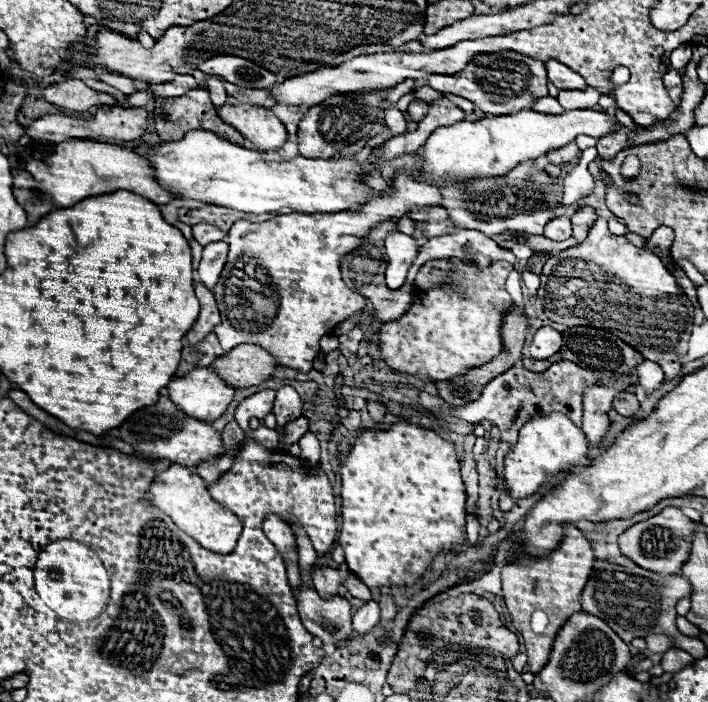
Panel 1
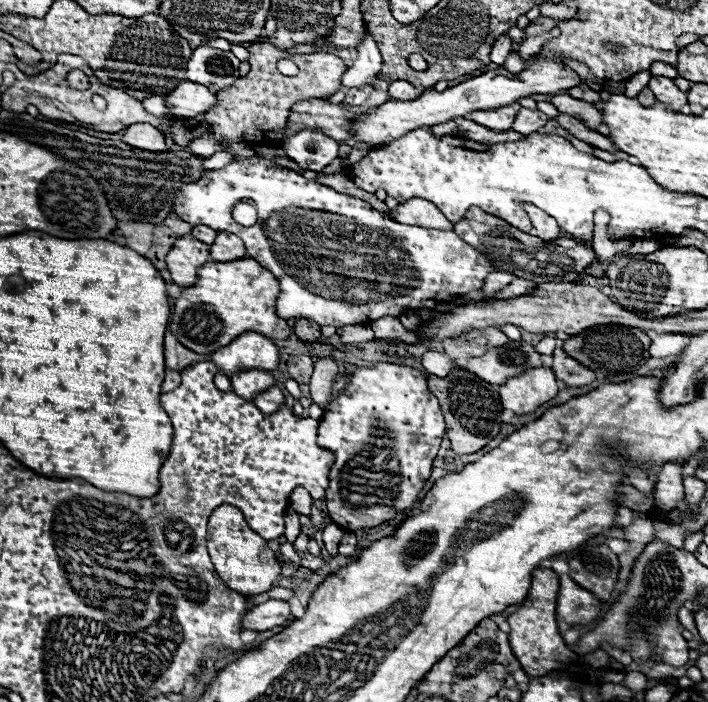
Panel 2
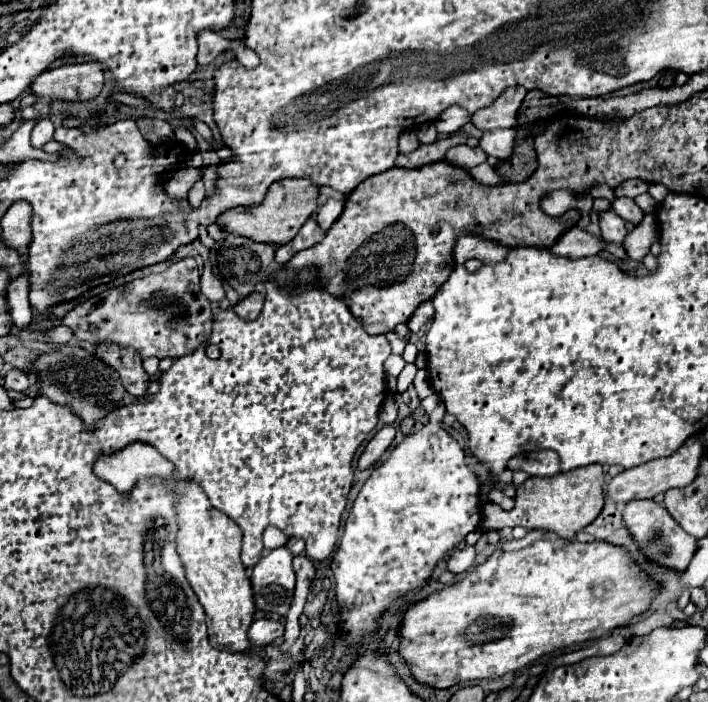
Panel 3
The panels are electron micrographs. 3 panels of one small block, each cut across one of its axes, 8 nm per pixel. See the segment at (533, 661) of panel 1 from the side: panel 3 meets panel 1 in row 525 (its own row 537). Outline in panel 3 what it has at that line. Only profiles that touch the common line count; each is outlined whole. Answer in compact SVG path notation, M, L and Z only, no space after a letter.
M590 464L584 468L574 468L552 478L530 476L524 484L516 486L516 506L504 511L492 502L483 506L482 530L502 530L524 526L528 530L552 530L562 538L574 538L578 530L588 526L604 506L604 468L600 464Z

